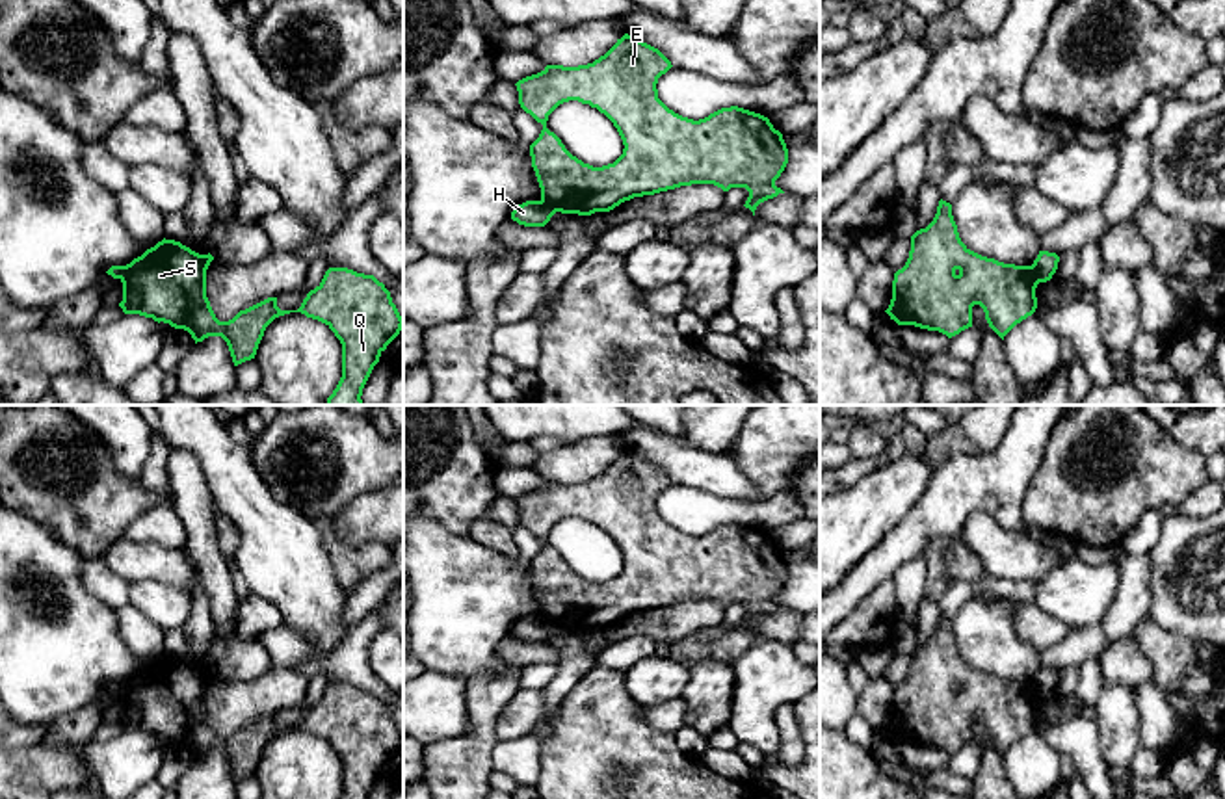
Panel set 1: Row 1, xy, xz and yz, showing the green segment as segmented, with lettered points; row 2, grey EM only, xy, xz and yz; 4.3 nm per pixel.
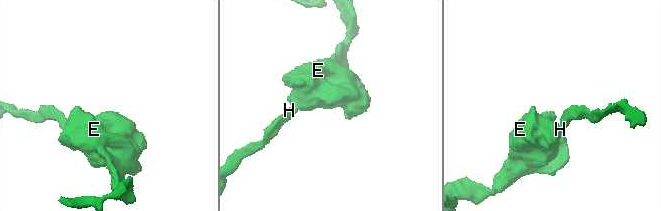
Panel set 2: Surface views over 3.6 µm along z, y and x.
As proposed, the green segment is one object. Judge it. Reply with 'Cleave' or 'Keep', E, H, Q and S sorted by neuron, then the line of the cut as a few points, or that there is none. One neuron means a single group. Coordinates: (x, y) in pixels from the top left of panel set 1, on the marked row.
Cleave. Groups: E Q S / H. Split along yz (1032, 264), (1040, 281)

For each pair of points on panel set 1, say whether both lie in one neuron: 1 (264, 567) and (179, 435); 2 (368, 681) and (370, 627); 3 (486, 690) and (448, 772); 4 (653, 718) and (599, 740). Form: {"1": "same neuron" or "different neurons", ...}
{"1": "same neuron", "2": "same neuron", "3": "same neuron", "4": "different neurons"}

